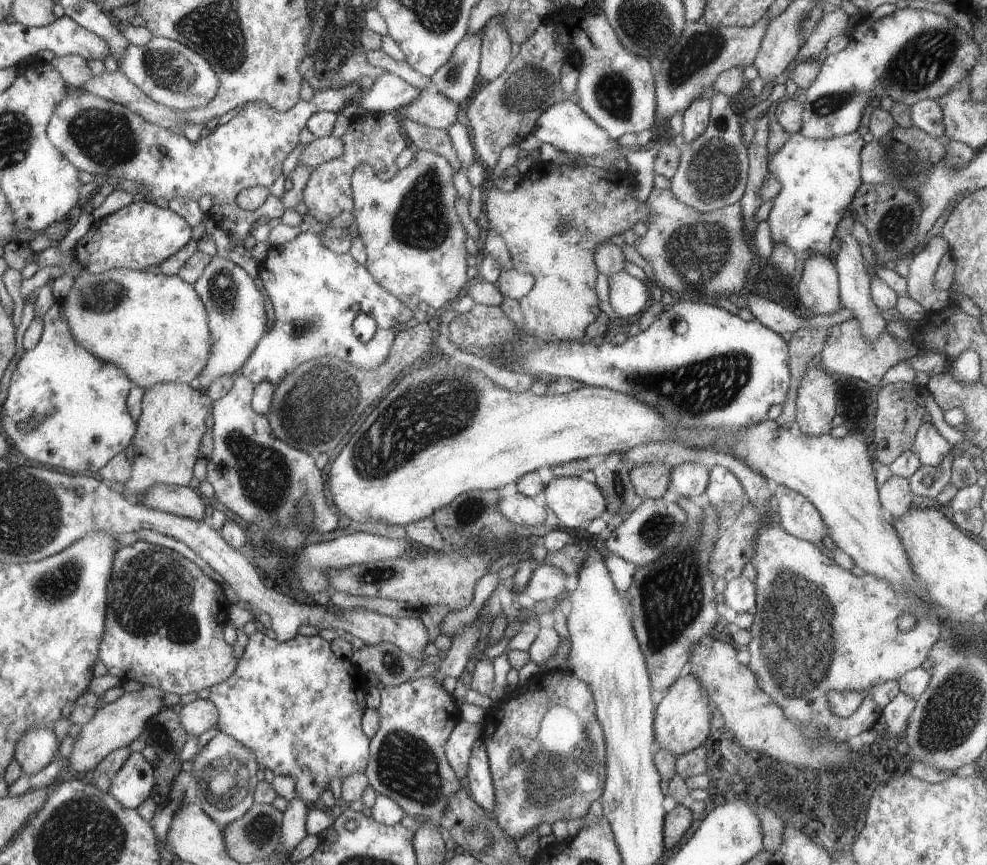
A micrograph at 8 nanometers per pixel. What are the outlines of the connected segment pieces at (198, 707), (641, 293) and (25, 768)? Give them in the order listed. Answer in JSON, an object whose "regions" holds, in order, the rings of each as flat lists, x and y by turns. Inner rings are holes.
{"regions":[[[197,699,177,708,180,722,189,738,200,736,212,726,216,726,219,712,210,699]],[[616,273,608,277,609,300,613,310,622,317,636,316,648,308,650,290,644,281,628,276,628,273]],[[35,727,17,743,15,758,24,775,34,775,59,755,60,742,54,730]]]}

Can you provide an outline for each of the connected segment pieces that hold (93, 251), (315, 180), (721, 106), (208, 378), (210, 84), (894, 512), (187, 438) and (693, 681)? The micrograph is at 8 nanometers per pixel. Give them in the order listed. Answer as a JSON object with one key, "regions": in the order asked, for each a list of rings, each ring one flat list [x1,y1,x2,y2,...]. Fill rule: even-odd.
{"regions":[[[142,199,95,220,88,232,74,245,73,256,92,273,103,273,120,267,144,271,148,266,161,265,173,254,180,252,192,240,192,229,176,212]],[[370,113,351,120,346,133,341,136,345,149,340,157,312,168,312,174,303,193,308,214,318,225,348,228,356,222,352,178,359,165,368,165,376,170,382,181,396,177,400,168,396,160,406,150,406,138,392,113]],[[709,93,709,99,710,122,696,140,681,147,680,164,671,178,670,189,683,203,703,213,738,203,746,190,749,173,749,154,743,139,742,117,732,110,727,94]],[[218,256,206,266,194,286,208,311,209,330,213,339,209,361,198,376,201,388,208,390,217,379,230,377,243,368,258,342,265,336,268,322,266,298,258,290,254,279,241,266]],[[153,36,141,47,129,42,124,56,118,61,118,66,118,70,146,96,176,110,187,111,206,106,220,91,221,82,210,61,185,44,164,37]],[[892,475,879,487,880,502,894,519,912,508,914,495,909,480,896,475]],[[160,383,145,390,141,402,141,417,138,421,137,436,134,437,134,460,132,460,131,475,125,482,123,494,131,500,141,495,152,486,167,484,188,487,192,480,192,468,198,462,198,446,202,436,206,434,206,418,212,411,212,399,202,394,200,389,192,388,186,383]],[[692,674,679,677,666,691,657,708,657,743,659,748,670,751,678,758,706,742,710,734,712,704,700,681]]]}

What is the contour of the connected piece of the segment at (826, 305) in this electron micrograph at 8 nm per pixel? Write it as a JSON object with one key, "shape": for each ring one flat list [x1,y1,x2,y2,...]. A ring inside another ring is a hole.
{"shape":[[808,251,799,257,799,264,802,265,802,274,796,288,800,302,806,308,813,308,816,315,842,309,839,274,829,256,818,251]]}

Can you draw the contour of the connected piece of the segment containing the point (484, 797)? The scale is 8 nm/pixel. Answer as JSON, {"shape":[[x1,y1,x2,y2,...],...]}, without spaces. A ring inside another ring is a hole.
{"shape":[[482,738,476,740,471,750,467,768,468,788,472,798,485,810,493,811,496,793,489,767,489,756]]}

